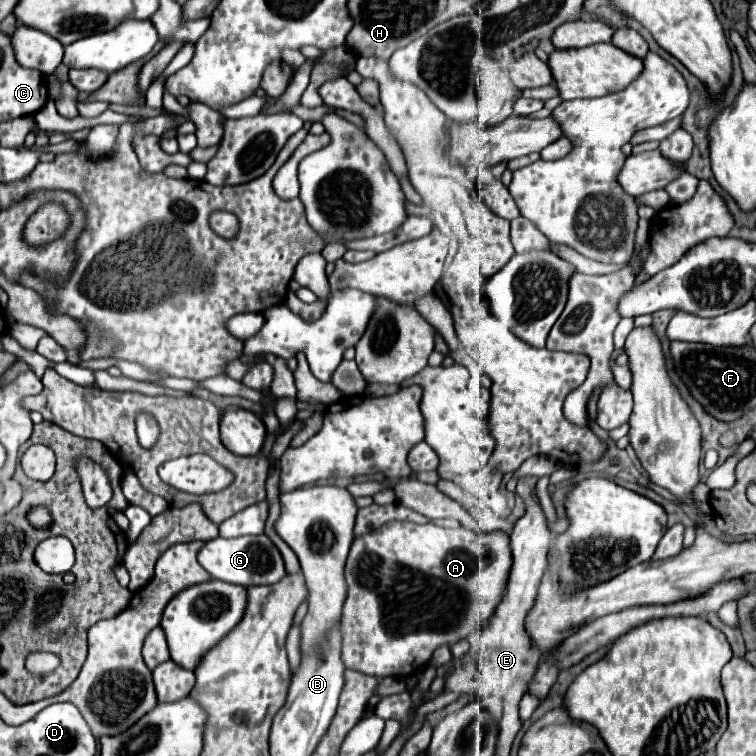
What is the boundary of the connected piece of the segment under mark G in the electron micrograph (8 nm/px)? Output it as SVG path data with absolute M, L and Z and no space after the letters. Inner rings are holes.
M267 534L261 536L241 536L241 538L215 538L209 540L199 552L199 564L221 582L239 584L239 586L259 586L259 584L275 584L287 576L285 562L277 546L271 542Z

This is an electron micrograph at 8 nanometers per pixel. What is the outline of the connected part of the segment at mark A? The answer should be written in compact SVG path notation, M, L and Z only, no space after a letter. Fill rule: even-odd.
M389 522L383 524L381 528L369 532L369 536L361 536L353 542L347 564L345 564L345 578L347 578L347 600L343 606L343 662L347 668L363 672L363 674L371 674L371 676L409 676L409 674L417 674L425 662L429 662L431 654L435 648L439 646L451 646L463 638L467 638L471 632L483 628L489 618L491 612L497 608L497 604L501 602L501 598L505 596L505 588L509 582L509 568L513 566L513 554L509 550L509 534L503 530L495 530L495 532L473 532L467 528L443 528L437 526L433 522L427 524L415 524L415 522Z

